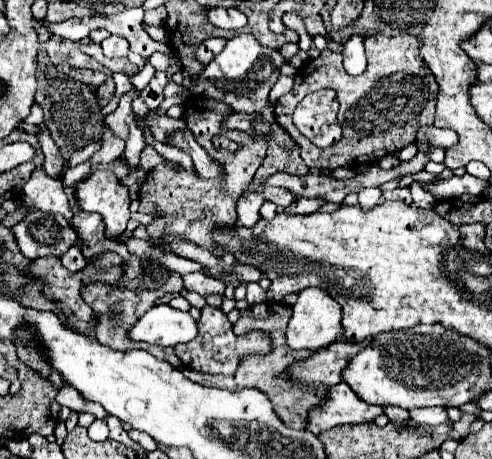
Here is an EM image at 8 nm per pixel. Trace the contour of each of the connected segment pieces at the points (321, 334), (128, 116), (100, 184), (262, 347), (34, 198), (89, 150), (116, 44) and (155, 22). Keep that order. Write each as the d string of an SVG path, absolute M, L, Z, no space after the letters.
M305 288L299 292L299 300L293 306L293 316L287 326L287 344L293 350L321 350L341 336L341 306L323 288Z
M133 86L129 92L125 92L119 100L119 106L115 112L105 116L105 124L119 136L125 140L127 148L125 148L125 160L129 166L137 166L139 164L139 154L145 148L143 142L143 134L135 122L135 114L131 108L131 102L137 98L137 88Z
M97 170L75 186L79 208L99 212L105 222L105 236L117 238L129 222L129 192L111 170Z
M205 306L201 310L201 318L197 322L199 334L195 340L187 344L175 346L175 354L181 358L181 362L197 372L207 372L207 374L235 374L239 368L239 362L247 358L247 354L269 354L273 340L269 334L263 332L249 332L245 336L233 334L233 326L227 320L227 314L221 308L211 308Z
M35 170L35 176L29 178L29 182L23 188L23 200L29 208L35 210L47 210L47 212L59 212L67 216L71 222L71 210L67 196L63 192L63 182L49 178L43 170Z
M99 138L99 140L93 140L93 142L89 142L85 148L81 148L81 150L75 150L73 152L73 156L71 156L71 160L67 162L67 166L71 168L71 166L77 166L77 164L81 164L81 162L87 162L99 148L101 148L101 144L103 144L103 140Z
M109 36L101 42L103 54L108 58L125 57L129 54L129 42L121 36Z
M159 6L159 8L155 8L155 10L145 12L145 18L143 18L143 22L145 22L147 26L163 26L165 20L167 20L165 6Z

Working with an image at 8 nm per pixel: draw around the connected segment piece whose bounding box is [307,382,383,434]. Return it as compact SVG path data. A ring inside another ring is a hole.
M341 382L329 388L329 400L323 406L309 412L307 430L311 430L313 434L319 434L339 424L373 422L381 414L383 414L383 408L365 404L357 394L353 394L347 382Z

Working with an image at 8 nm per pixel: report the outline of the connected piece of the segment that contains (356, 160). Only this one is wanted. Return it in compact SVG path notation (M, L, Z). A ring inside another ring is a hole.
M375 34L365 38L367 70L359 76L349 76L343 70L343 56L331 50L323 50L319 58L309 60L305 68L297 70L293 90L281 96L275 104L275 120L301 144L301 158L309 168L333 170L339 166L373 164L381 156L395 154L397 150L413 142L421 126L433 124L439 84L435 82L431 70L425 66L419 54L419 46L423 46L423 42L419 42L419 38L411 34L391 38ZM321 88L337 90L337 98L341 104L339 122L343 126L343 138L329 148L313 146L307 138L303 138L301 132L297 132L295 124L291 122L291 114L301 98Z

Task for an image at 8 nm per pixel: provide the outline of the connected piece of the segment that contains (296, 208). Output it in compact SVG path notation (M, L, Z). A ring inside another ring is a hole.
M297 198L293 202L293 206L287 206L283 212L289 212L289 214L313 214L323 204L327 204L325 198Z

